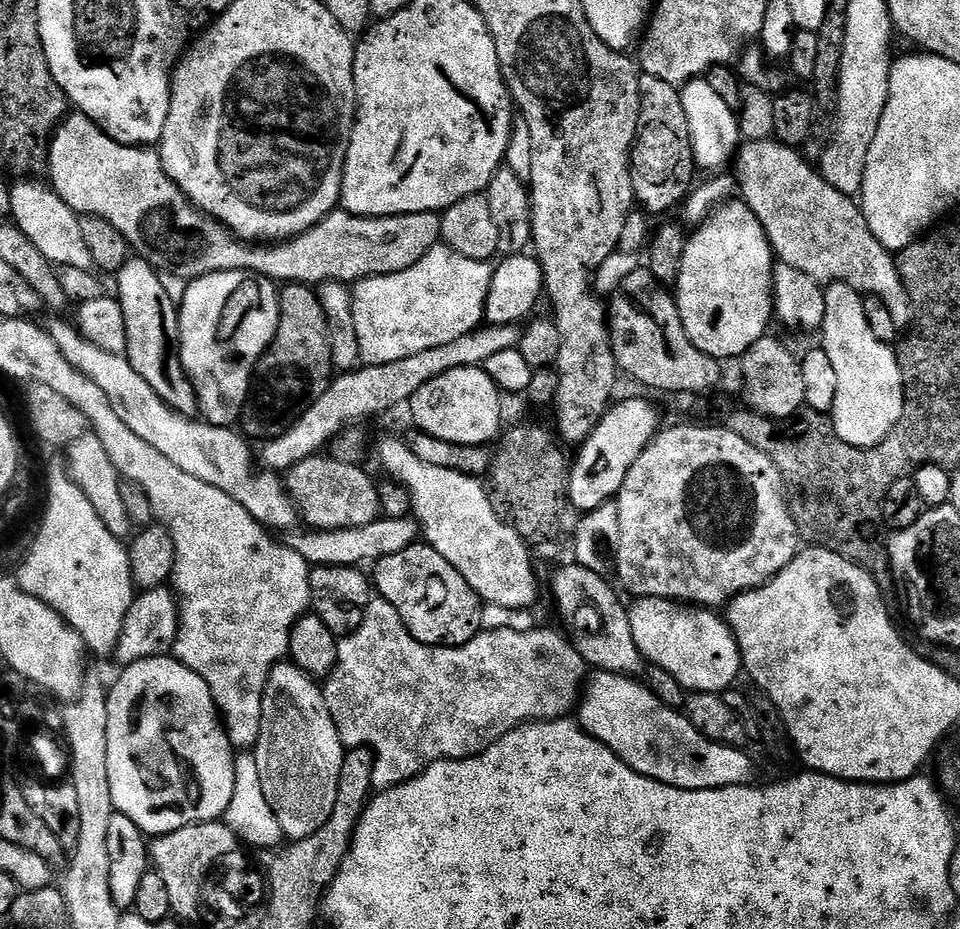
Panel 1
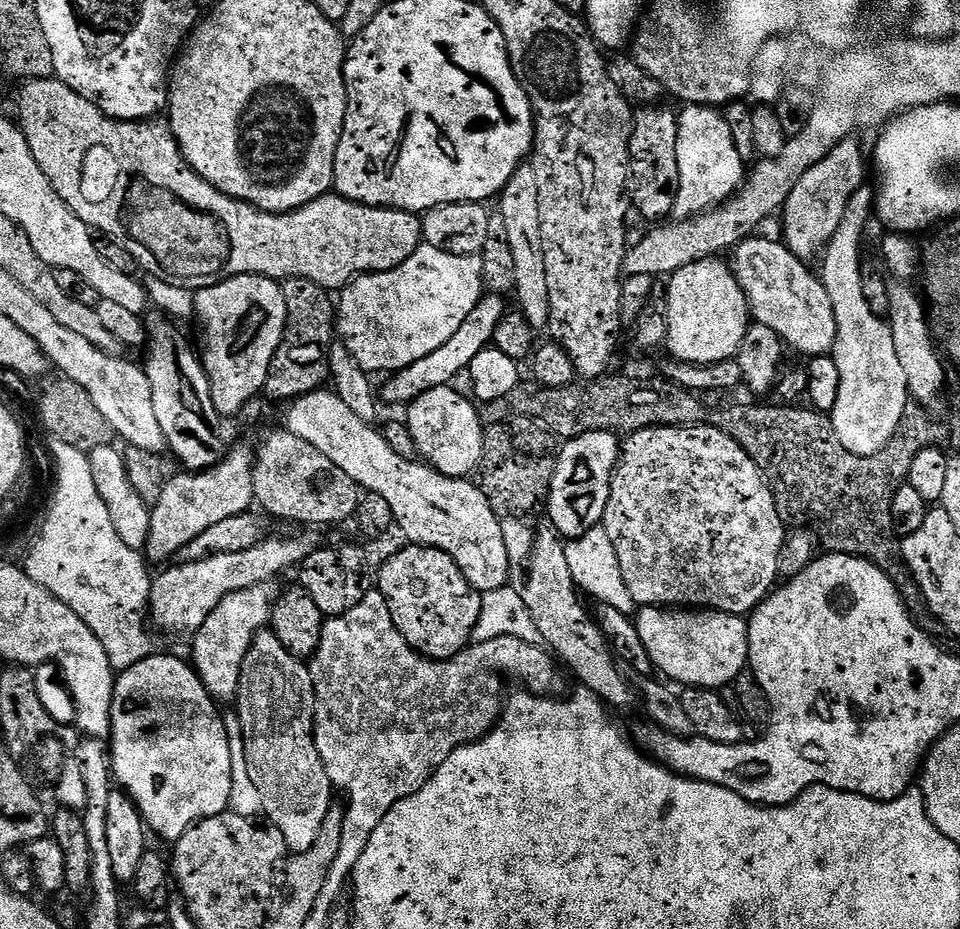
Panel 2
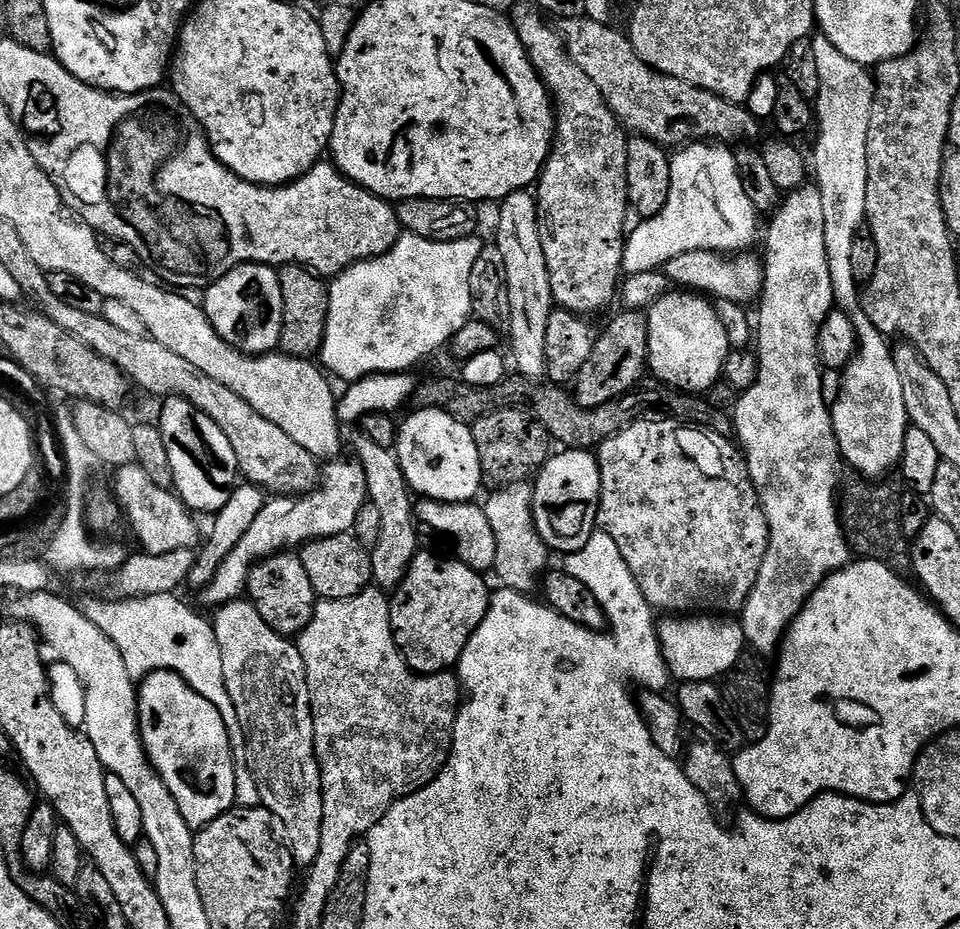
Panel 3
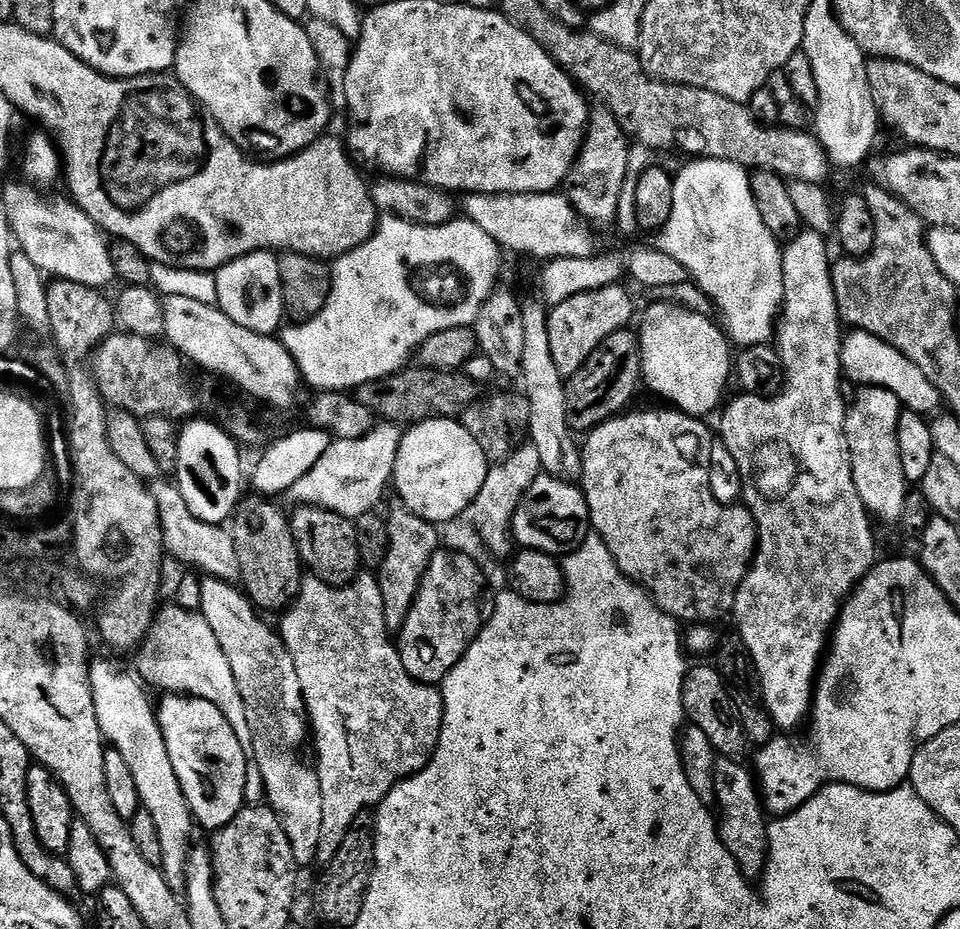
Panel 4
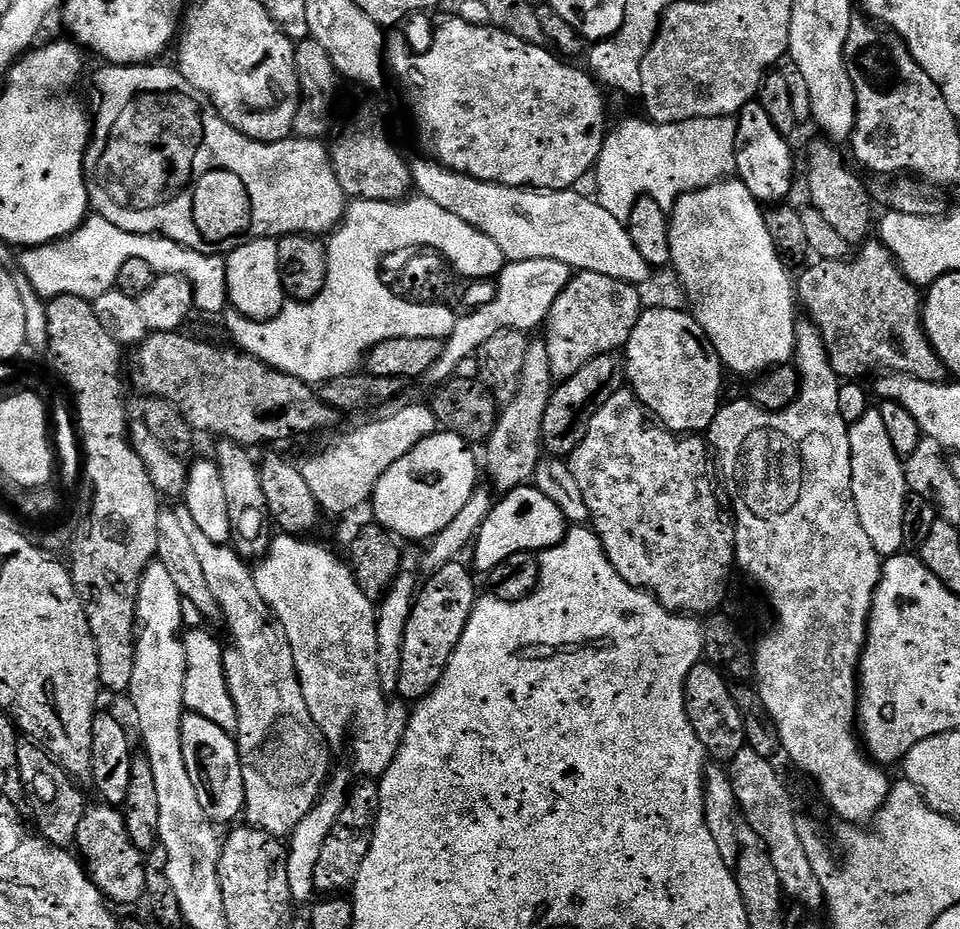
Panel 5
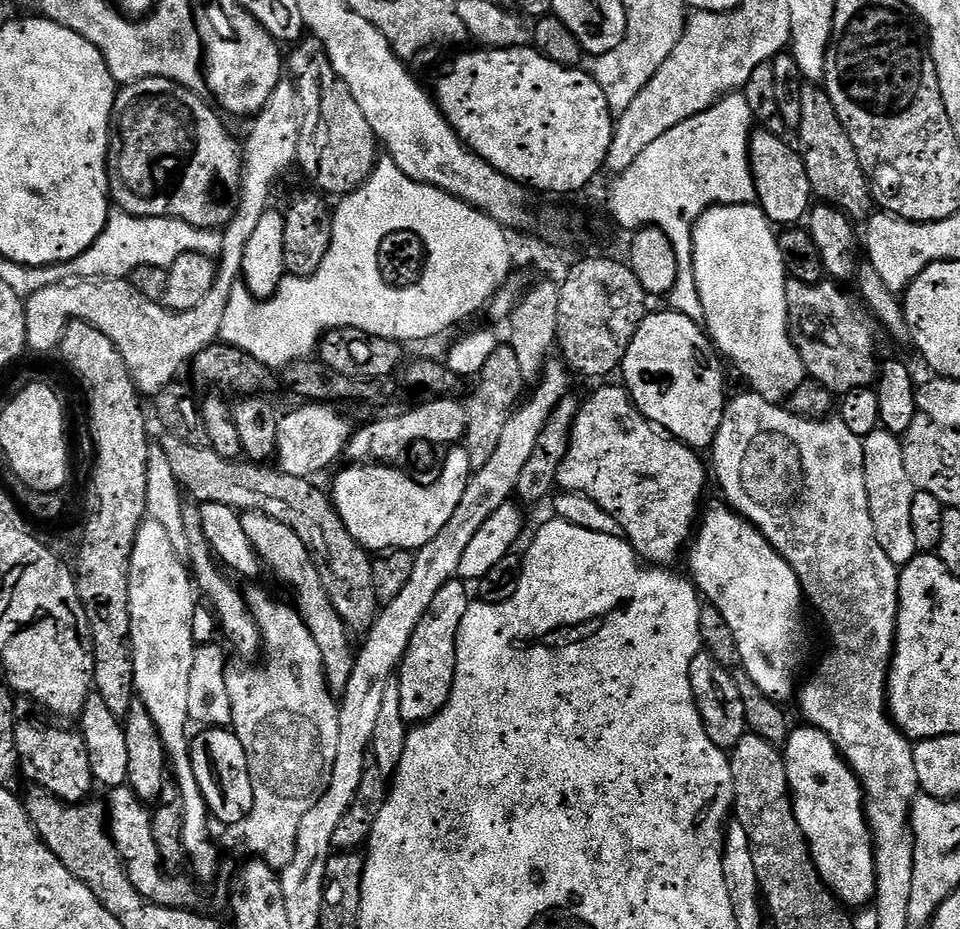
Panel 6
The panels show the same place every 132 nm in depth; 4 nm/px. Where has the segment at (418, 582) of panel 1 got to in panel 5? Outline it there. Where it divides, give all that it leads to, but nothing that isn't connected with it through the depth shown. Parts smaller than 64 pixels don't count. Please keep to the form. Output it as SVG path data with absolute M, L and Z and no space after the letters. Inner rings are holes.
M460 562L447 564L435 569L429 575L432 577L425 584L423 581L419 589L410 622L406 622L406 638L402 642L402 670L396 687L396 692L404 695L405 701L419 702L432 693L466 630L466 622L478 599L476 584L472 581L473 573L469 572Z

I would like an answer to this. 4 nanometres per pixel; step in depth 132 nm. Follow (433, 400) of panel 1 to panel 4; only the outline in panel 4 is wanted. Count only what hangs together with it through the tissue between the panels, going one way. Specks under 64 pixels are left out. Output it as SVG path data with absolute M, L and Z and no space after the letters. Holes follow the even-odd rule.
M459 419L427 420L421 424L413 424L400 437L400 449L396 465L392 471L394 492L400 495L399 503L409 508L418 518L439 525L455 516L467 513L474 502L478 490L482 490L482 482L486 482L486 474L490 467L488 456L478 446L478 442L464 429Z

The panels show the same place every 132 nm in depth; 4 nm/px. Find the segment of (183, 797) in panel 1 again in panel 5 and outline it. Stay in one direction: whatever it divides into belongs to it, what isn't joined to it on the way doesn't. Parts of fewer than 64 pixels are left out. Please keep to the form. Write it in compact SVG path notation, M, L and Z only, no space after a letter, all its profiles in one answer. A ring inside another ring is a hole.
M195 714L185 715L180 723L182 730L182 758L186 758L186 770L190 770L190 782L194 782L194 791L198 794L198 802L202 802L202 810L208 815L213 825L221 826L227 820L239 817L244 810L244 783L242 782L242 766L240 765L240 749L236 741L222 726L210 722L210 718L202 718Z

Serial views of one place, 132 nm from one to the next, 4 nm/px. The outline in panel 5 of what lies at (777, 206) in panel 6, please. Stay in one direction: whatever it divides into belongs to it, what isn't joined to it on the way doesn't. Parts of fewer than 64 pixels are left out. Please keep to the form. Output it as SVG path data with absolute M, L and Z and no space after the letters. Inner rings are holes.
M752 101L738 113L736 129L737 177L743 181L753 197L762 204L781 203L792 188L794 160L787 137L781 135L773 120L766 112L764 104Z

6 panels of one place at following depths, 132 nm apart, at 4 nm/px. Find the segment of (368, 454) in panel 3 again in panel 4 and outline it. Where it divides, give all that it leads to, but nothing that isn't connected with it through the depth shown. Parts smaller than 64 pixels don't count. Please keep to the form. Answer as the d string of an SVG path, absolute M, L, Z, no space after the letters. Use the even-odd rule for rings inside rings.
M395 507L386 512L390 530L390 550L386 550L386 562L382 562L378 570L378 579L382 594L382 614L386 616L386 626L390 633L399 634L406 622L406 614L410 614L410 606L414 606L418 586L434 554L441 551L441 547L436 533L437 525L418 518L418 514L414 514L409 508Z

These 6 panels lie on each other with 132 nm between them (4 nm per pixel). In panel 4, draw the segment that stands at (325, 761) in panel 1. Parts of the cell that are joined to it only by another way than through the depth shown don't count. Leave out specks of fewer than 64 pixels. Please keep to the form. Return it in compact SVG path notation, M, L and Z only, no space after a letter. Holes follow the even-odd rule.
M201 579L202 600L200 615L210 622L210 630L214 630L214 638L218 638L218 646L222 646L222 654L226 654L226 662L230 662L230 674L234 674L234 683L238 686L238 694L242 696L242 706L246 706L246 726L250 726L250 760L258 766L264 783L264 795L267 807L271 808L280 819L286 838L290 838L292 859L297 865L316 864L318 854L318 834L322 832L322 792L316 777L316 769L311 763L300 760L296 751L300 748L304 736L309 735L310 728L306 723L304 695L298 682L298 674L294 670L294 662L280 639L277 629L263 620L265 618L253 607L244 592L235 583L227 580Z

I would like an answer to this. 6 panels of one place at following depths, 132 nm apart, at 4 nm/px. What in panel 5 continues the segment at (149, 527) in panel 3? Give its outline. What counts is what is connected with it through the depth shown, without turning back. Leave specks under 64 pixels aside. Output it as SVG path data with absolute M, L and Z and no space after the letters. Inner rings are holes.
M187 506L177 507L175 514L194 545L194 554L198 554L198 562L202 562L202 574L206 574L210 594L214 594L223 623L228 623L228 632L232 635L232 645L227 645L224 653L224 673L236 707L234 739L240 749L244 783L243 819L248 819L245 821L251 827L261 828L271 836L287 837L302 822L308 811L315 807L333 771L332 756L328 753L329 741L324 739L320 727L314 722L306 706L306 698L302 698L302 686L296 673L294 650L290 650L290 638L286 638L286 630L282 630L268 609L268 603L262 594L258 594L253 569L232 546L210 542L210 538L198 530L198 522L194 522Z

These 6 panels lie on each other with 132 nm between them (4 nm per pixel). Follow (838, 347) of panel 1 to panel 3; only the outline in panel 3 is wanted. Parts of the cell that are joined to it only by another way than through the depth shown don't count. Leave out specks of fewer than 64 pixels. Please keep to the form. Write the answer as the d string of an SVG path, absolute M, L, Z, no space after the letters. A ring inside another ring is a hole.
M817 35L812 40L814 62L818 62L818 78L820 94L814 101L814 124L820 133L816 136L816 149L810 152L810 160L814 165L814 184L822 194L822 214L826 218L826 258L830 266L830 282L834 286L836 304L839 311L845 312L852 319L856 331L856 355L852 357L847 368L843 369L843 384L840 397L831 405L832 425L836 431L836 440L840 444L840 455L852 468L860 471L864 478L884 478L891 468L895 469L904 453L904 436L910 427L906 398L902 394L902 378L898 374L898 366L894 366L892 357L893 345L889 337L882 335L878 326L865 314L862 307L862 288L854 278L854 265L850 257L854 250L854 242L860 228L866 224L866 130L870 130L870 110L872 95L876 92L874 76L865 65L850 62L834 42Z

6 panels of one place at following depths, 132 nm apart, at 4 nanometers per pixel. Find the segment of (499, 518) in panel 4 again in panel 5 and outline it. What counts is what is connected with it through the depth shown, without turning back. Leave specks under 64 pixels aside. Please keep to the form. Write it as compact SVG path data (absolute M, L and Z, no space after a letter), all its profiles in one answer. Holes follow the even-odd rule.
M540 338L533 339L526 350L526 360L522 362L518 394L514 394L509 404L503 405L496 417L496 428L486 441L488 476L492 479L491 487L497 493L513 492L535 477L536 467L542 459L542 418L546 414L553 387L550 358L546 354L544 341Z

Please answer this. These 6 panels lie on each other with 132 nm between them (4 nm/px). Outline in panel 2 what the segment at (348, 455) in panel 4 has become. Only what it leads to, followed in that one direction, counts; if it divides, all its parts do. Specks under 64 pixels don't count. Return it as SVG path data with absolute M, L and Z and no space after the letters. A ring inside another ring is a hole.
M269 534L264 537L262 542L258 542L254 546L250 546L248 550L238 550L237 552L223 552L222 554L214 554L213 556L207 556L206 558L202 558L201 560L185 560L183 562L176 562L171 566L165 567L163 570L165 572L155 573L152 576L152 585L150 586L150 598L148 599L148 614L147 619L150 621L151 627L155 629L157 633L165 632L168 636L184 636L187 637L189 634L195 634L197 630L200 629L202 626L202 622L206 622L206 618L210 616L214 612L214 606L218 606L218 602L222 602L222 598L229 596L230 594L234 594L238 590L246 590L250 586L254 586L255 584L264 584L268 581L271 581L273 578L272 576L276 576L279 572L284 572L287 568L295 569L297 566L301 565L306 559L308 555L310 555L313 551L320 548L322 541L319 540L316 536L275 536L275 534Z

